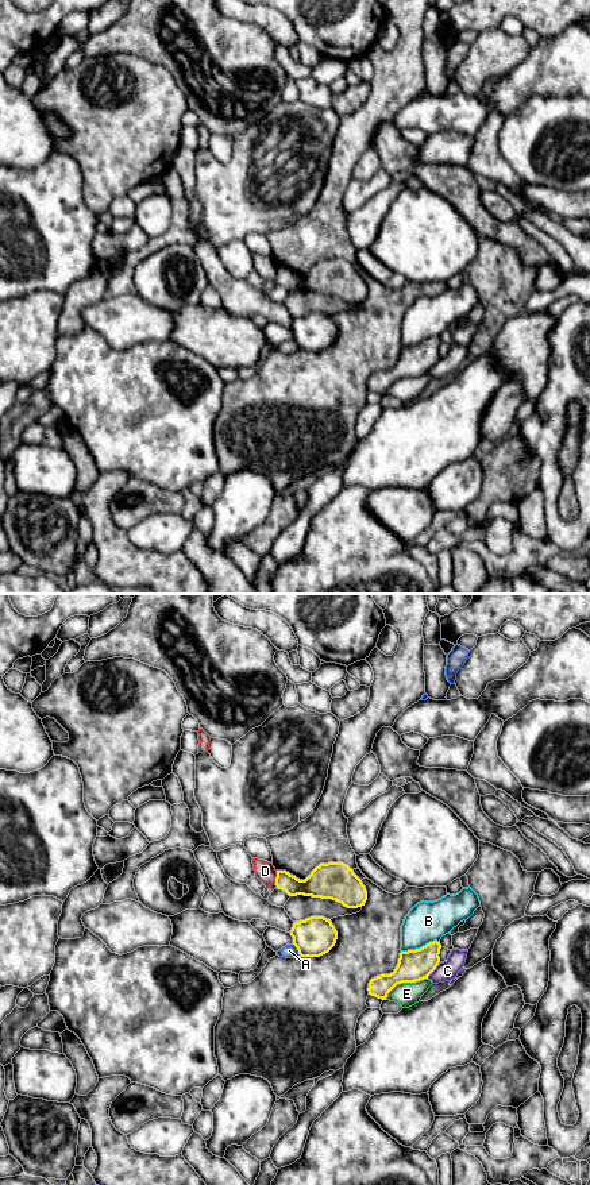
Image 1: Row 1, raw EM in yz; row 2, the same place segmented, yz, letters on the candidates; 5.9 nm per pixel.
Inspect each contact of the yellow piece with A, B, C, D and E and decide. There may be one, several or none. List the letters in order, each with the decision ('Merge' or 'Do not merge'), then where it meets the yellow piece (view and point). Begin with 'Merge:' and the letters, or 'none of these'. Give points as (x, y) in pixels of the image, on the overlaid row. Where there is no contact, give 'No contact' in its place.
Merge: none of these
A: Do not merge. Touches yellow at yz (297, 949)
B: Do not merge. Touches yellow at yz (420, 948)
C: Do not merge. Touches yellow at yz (435, 968)
D: Do not merge. Touches yellow at yz (276, 877)
E: Do not merge. Touches yellow at yz (405, 981)

